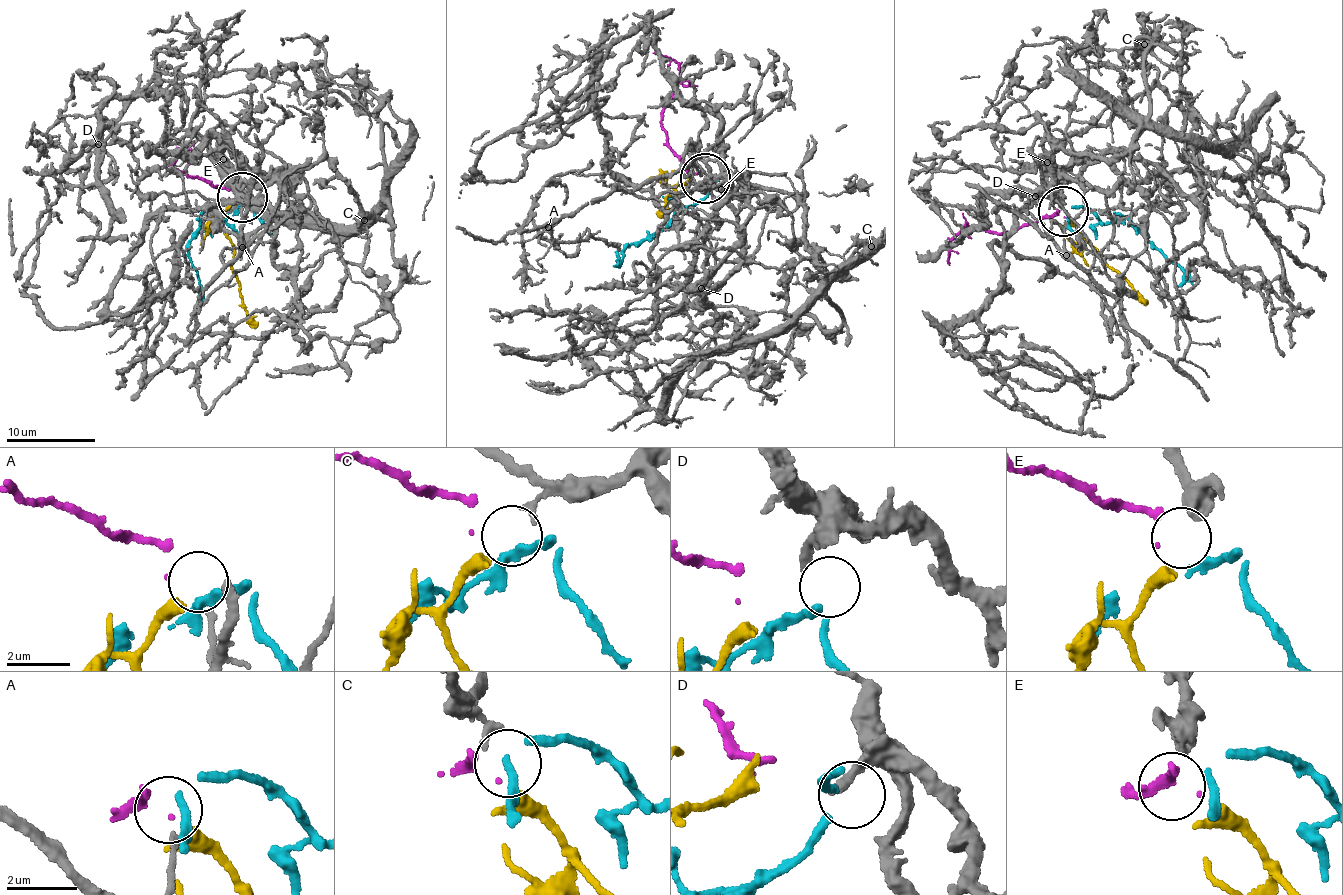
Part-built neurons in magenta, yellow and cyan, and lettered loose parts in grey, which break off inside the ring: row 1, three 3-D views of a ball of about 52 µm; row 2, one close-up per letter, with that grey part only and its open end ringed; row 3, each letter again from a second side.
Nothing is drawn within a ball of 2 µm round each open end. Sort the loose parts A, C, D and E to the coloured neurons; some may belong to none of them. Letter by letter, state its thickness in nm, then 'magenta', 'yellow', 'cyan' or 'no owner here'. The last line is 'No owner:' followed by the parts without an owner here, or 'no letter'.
A: 170 nm thick; magenta
C: 240 nm thick; yellow
D: 260 nm thick; cyan
E: 320 nm thick; no owner here
No owner: E

